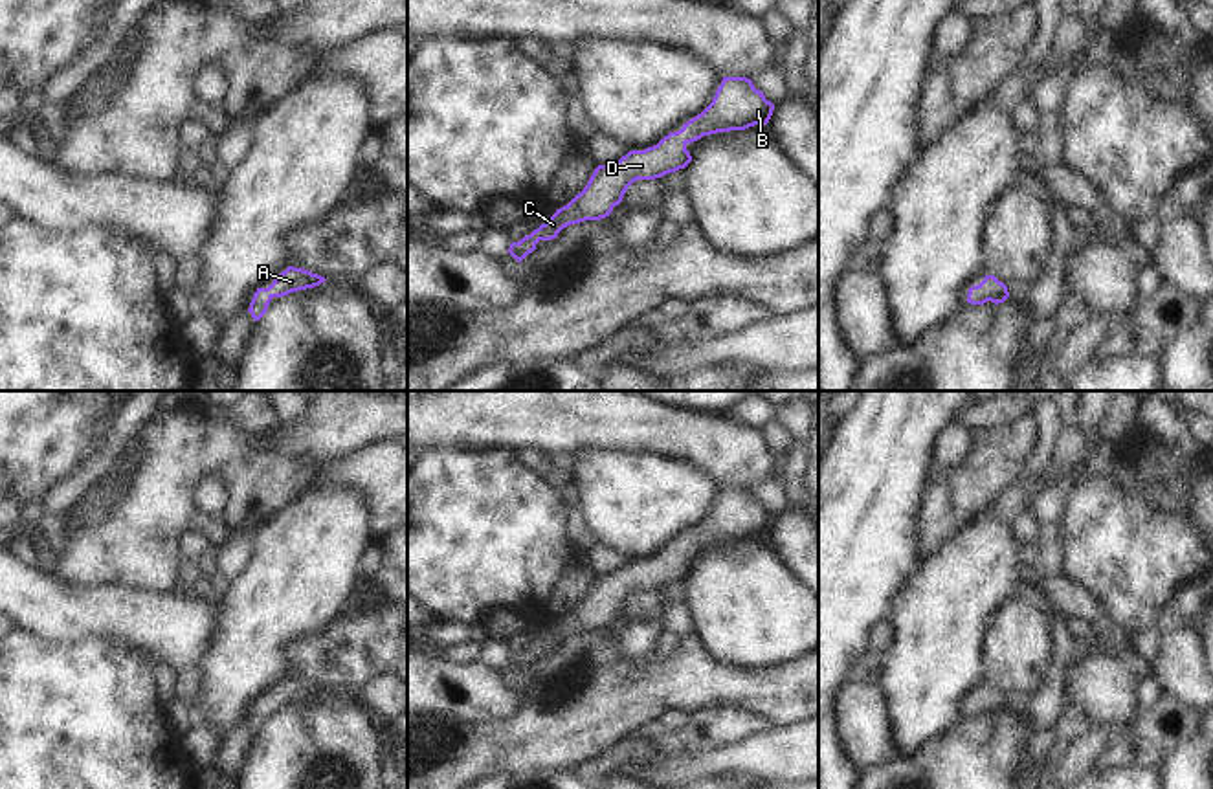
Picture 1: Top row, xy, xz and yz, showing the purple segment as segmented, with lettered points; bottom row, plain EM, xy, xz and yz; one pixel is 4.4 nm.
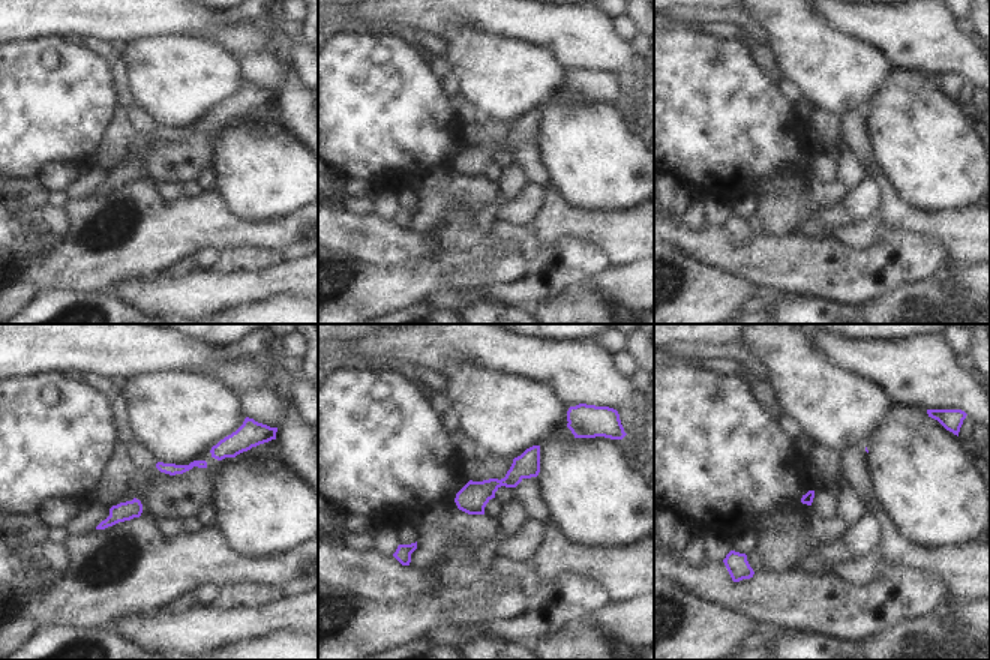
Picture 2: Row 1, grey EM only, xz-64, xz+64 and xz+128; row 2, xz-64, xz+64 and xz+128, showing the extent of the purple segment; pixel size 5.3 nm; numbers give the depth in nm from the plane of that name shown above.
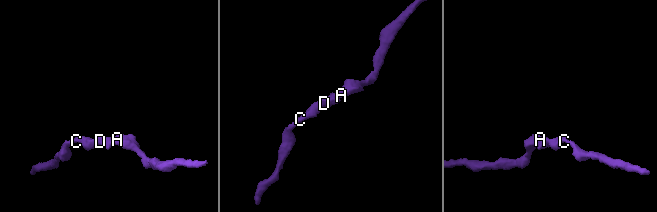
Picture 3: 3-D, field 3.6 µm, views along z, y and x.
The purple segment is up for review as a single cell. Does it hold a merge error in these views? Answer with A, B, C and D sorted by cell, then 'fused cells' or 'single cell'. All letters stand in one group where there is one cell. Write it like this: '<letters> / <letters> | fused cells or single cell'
A B C D | single cell

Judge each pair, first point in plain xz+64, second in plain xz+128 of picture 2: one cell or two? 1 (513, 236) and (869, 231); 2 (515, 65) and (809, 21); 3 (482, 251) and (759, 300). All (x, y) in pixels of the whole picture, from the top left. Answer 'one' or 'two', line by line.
1: one
2: one
3: two

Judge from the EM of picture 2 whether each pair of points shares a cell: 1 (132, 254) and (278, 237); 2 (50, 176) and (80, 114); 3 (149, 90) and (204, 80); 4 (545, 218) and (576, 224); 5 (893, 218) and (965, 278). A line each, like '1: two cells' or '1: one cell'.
1: one cell
2: two cells
3: one cell
4: one cell
5: two cells

